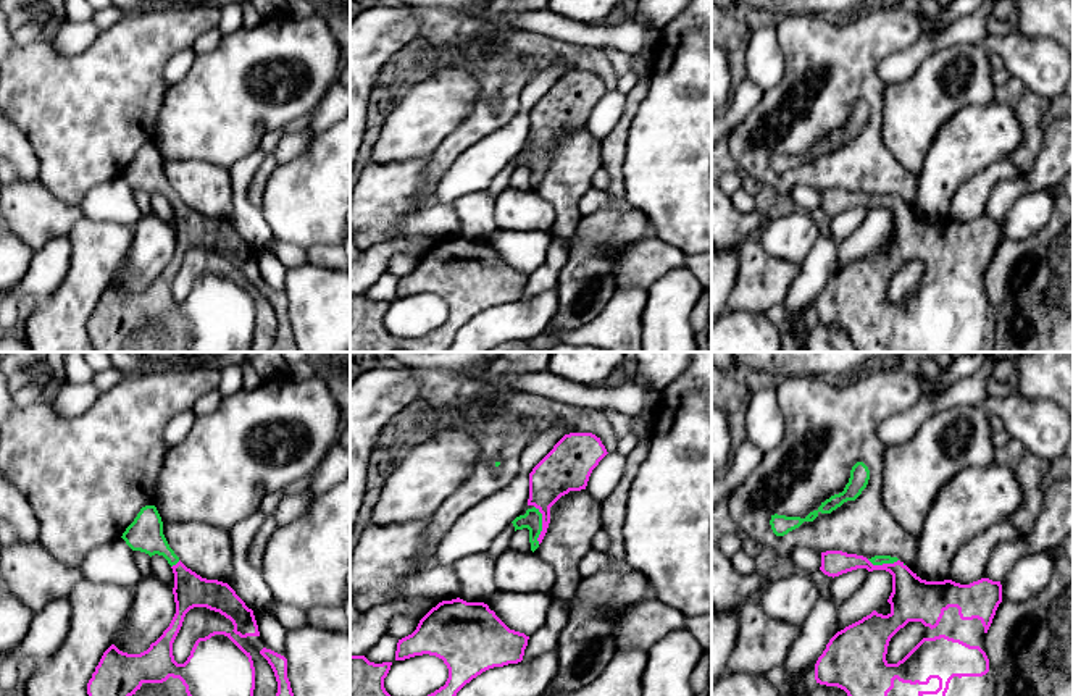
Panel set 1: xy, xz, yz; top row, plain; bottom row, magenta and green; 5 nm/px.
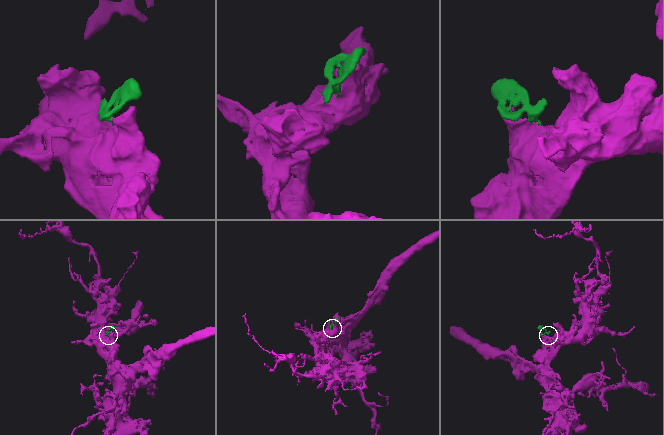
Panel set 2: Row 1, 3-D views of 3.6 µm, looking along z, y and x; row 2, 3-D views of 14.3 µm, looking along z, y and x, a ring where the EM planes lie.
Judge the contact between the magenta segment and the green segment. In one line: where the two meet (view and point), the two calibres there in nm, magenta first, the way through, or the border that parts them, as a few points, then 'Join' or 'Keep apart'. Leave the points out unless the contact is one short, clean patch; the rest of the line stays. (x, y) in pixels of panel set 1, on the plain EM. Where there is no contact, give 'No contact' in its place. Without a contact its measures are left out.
Touches magenta at xz (542, 163). Thickness 200 nm (magenta) against 100 nm. Path across: xz (554, 115), (542, 133), (542, 163), (533, 157). Join

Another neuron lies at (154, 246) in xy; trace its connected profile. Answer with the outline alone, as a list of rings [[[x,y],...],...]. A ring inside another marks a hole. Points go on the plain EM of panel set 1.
[[[155,213],[142,215],[134,224],[132,245],[113,283],[127,292],[140,292],[169,265],[176,252],[173,228]]]

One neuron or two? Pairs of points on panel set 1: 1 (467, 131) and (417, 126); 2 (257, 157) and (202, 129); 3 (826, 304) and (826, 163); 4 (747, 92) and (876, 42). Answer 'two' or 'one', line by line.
1: two
2: two
3: two
4: two

